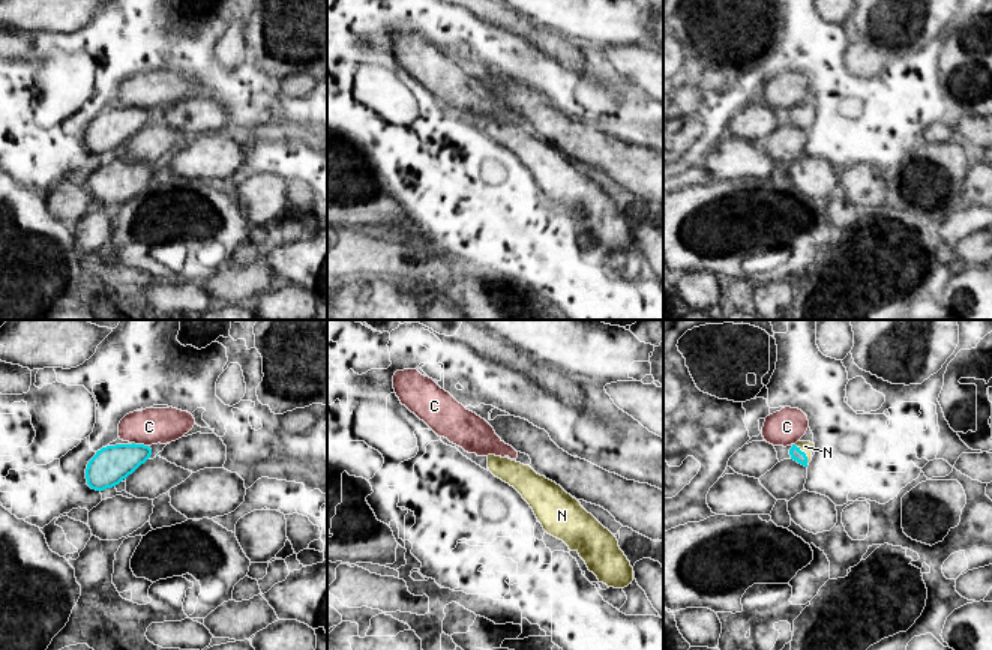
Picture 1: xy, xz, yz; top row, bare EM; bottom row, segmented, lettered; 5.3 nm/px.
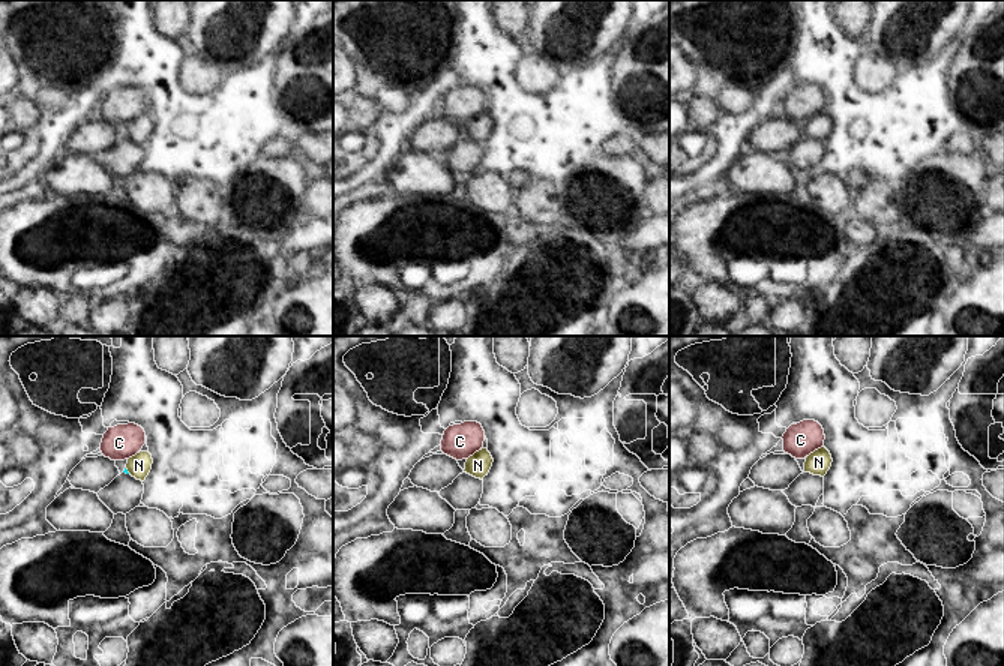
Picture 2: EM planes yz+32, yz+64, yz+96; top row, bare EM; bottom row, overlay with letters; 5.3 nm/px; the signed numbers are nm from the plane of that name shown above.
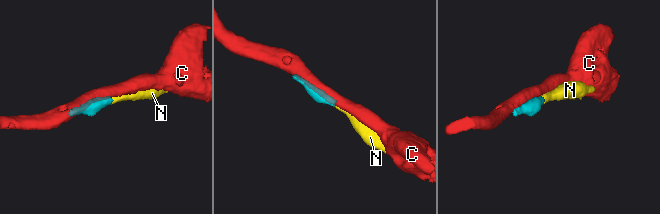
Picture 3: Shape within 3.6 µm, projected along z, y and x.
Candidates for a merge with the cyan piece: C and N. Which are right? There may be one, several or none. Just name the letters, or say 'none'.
N

